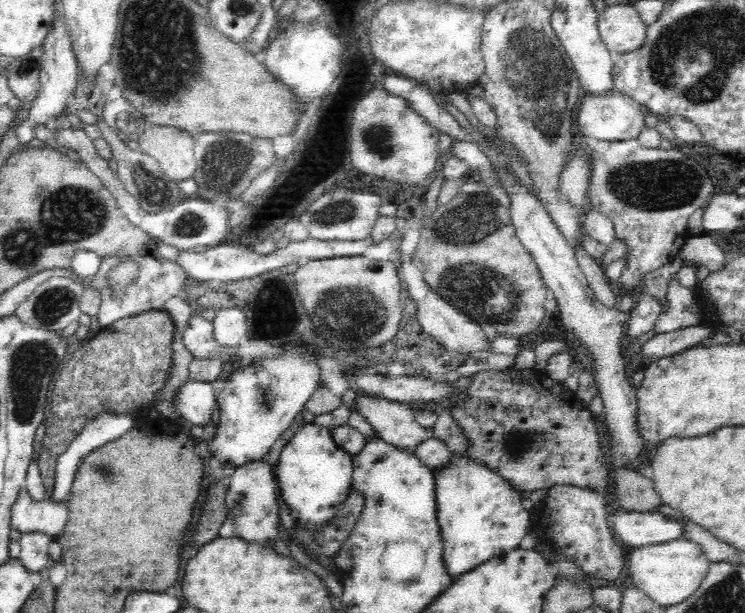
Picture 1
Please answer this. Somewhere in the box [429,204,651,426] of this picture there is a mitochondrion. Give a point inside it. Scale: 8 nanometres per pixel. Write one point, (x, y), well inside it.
(494, 296)

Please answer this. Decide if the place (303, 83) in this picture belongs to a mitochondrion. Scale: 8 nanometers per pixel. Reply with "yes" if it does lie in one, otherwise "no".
no

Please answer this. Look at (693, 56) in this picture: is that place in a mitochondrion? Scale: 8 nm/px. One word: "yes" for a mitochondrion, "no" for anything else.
yes

